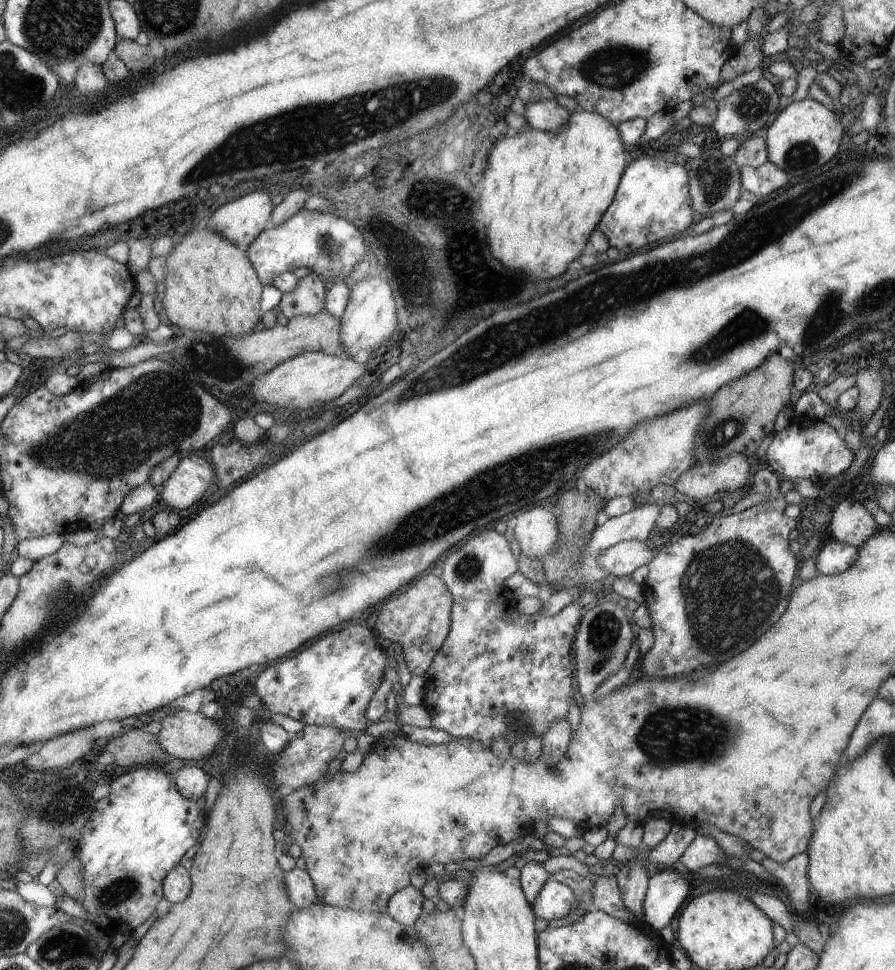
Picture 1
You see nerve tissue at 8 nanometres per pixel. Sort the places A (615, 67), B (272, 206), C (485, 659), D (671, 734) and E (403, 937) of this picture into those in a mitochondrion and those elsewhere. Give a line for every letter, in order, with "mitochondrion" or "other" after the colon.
A: mitochondrion
B: other
C: other
D: mitochondrion
E: mitochondrion

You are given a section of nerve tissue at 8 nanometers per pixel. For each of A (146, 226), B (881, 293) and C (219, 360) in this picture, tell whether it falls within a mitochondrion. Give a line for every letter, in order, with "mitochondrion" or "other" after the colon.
A: other
B: mitochondrion
C: mitochondrion

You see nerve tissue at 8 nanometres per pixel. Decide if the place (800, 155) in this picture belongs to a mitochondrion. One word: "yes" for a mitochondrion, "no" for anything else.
yes

